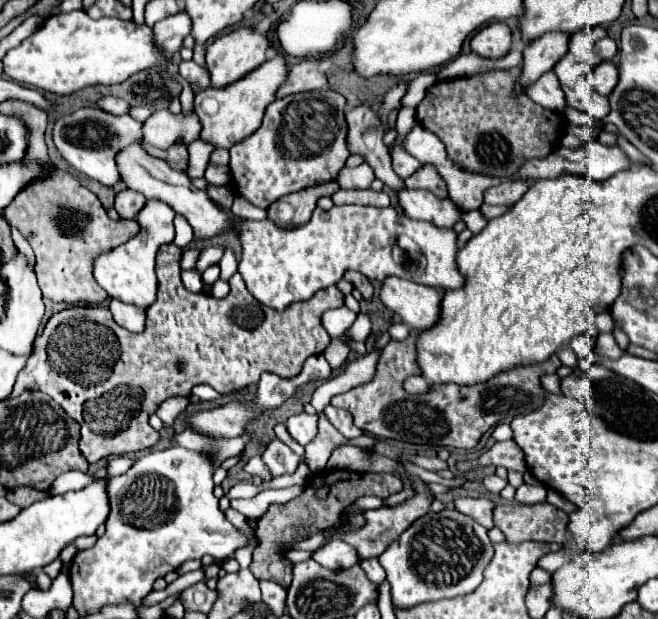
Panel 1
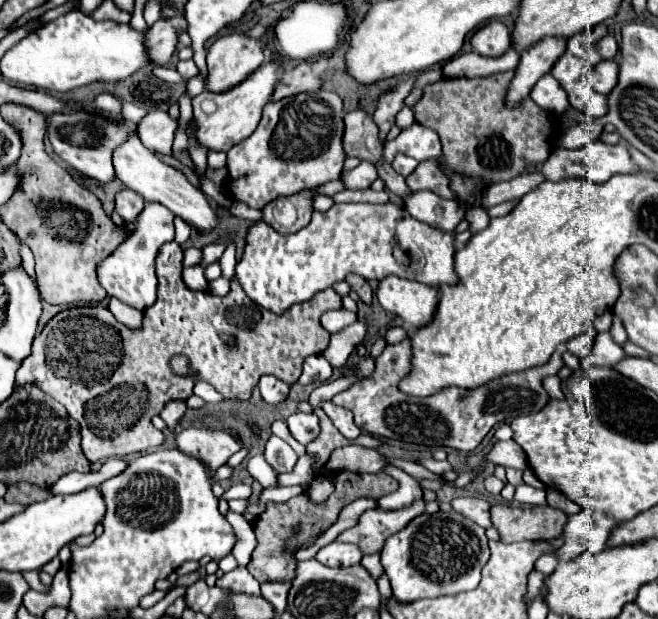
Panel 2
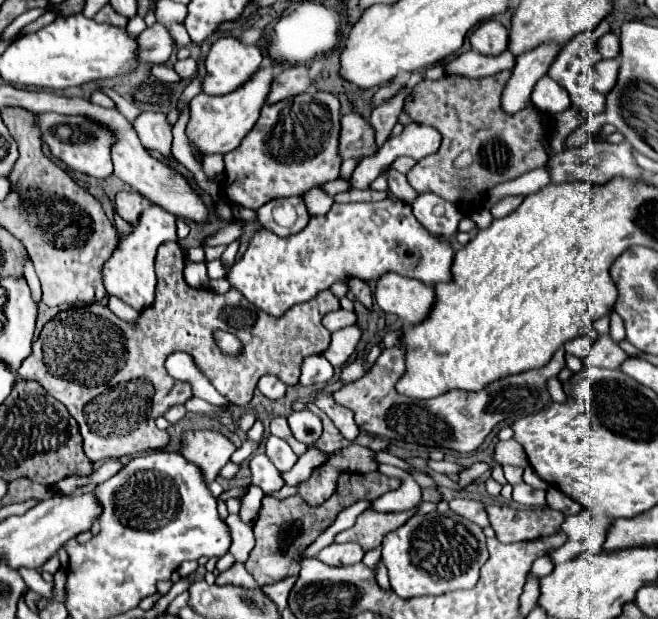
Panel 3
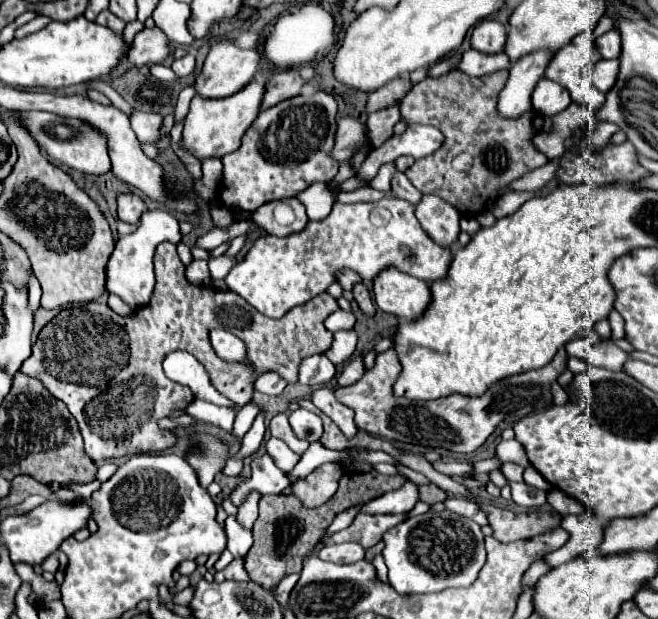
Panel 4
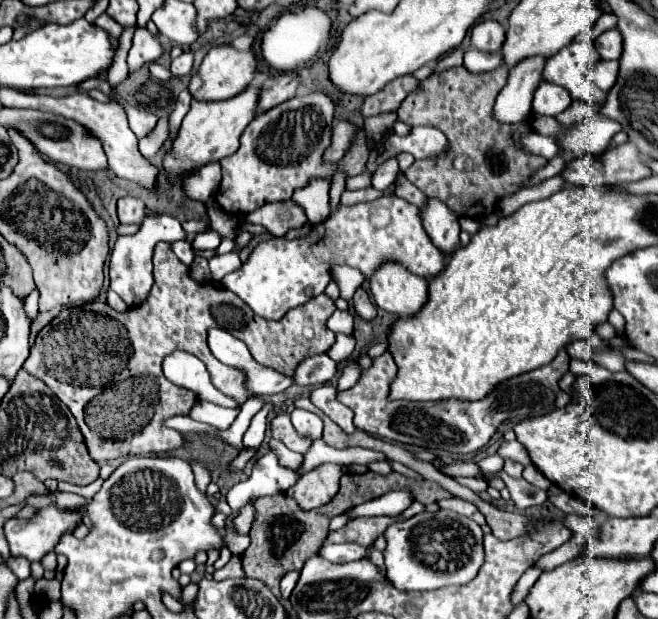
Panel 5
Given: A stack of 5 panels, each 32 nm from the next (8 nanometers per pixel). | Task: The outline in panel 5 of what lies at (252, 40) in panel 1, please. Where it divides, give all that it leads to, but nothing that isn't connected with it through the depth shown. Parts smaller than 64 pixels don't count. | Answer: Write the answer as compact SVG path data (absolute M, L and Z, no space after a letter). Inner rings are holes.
M230 44L214 46L206 54L200 70L192 76L188 90L192 92L192 98L198 98L198 100L226 100L230 96L240 94L254 80L256 68L258 68L258 62L256 62L256 56L252 50L240 52L240 50L232 48ZM248 54L252 54L252 58Z

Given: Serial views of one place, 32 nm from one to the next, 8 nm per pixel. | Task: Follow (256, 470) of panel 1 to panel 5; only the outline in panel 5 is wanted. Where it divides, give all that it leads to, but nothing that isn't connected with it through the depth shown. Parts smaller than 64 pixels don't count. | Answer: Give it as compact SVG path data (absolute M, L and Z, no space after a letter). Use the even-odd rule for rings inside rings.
M269 451L268 454L256 458L252 474L248 480L236 484L228 492L228 504L234 508L232 518L238 514L242 506L246 506L252 498L260 496L272 496L272 494L282 494L286 492L292 484L296 484L298 476L294 470L282 468L278 464L278 458Z

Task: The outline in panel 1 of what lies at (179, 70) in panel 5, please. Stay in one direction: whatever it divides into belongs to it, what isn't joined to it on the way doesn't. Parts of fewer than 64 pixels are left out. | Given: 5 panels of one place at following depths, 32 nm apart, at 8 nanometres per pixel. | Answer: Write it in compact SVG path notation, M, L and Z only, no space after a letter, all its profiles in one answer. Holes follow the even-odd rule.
M194 60L180 64L180 76L182 76L186 82L190 82L190 84L200 86L200 90L206 90L206 88L210 86L210 84L208 84L208 82L210 82L208 70L206 70L204 66L196 64Z

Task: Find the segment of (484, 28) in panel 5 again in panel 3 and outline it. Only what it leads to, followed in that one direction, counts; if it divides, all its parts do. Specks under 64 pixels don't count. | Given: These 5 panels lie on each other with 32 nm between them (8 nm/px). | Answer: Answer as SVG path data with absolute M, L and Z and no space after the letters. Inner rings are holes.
M488 20L472 32L470 44L472 44L472 50L480 54L498 56L508 48L508 30L504 28L504 24L496 20Z

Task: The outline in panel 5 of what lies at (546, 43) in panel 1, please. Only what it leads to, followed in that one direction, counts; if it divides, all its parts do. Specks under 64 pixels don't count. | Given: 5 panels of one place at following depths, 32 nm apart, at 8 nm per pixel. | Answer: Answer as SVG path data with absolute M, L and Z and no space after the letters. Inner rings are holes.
M534 56L510 68L506 86L500 90L494 104L494 118L500 122L520 122L532 112L532 96L542 80L544 56Z

